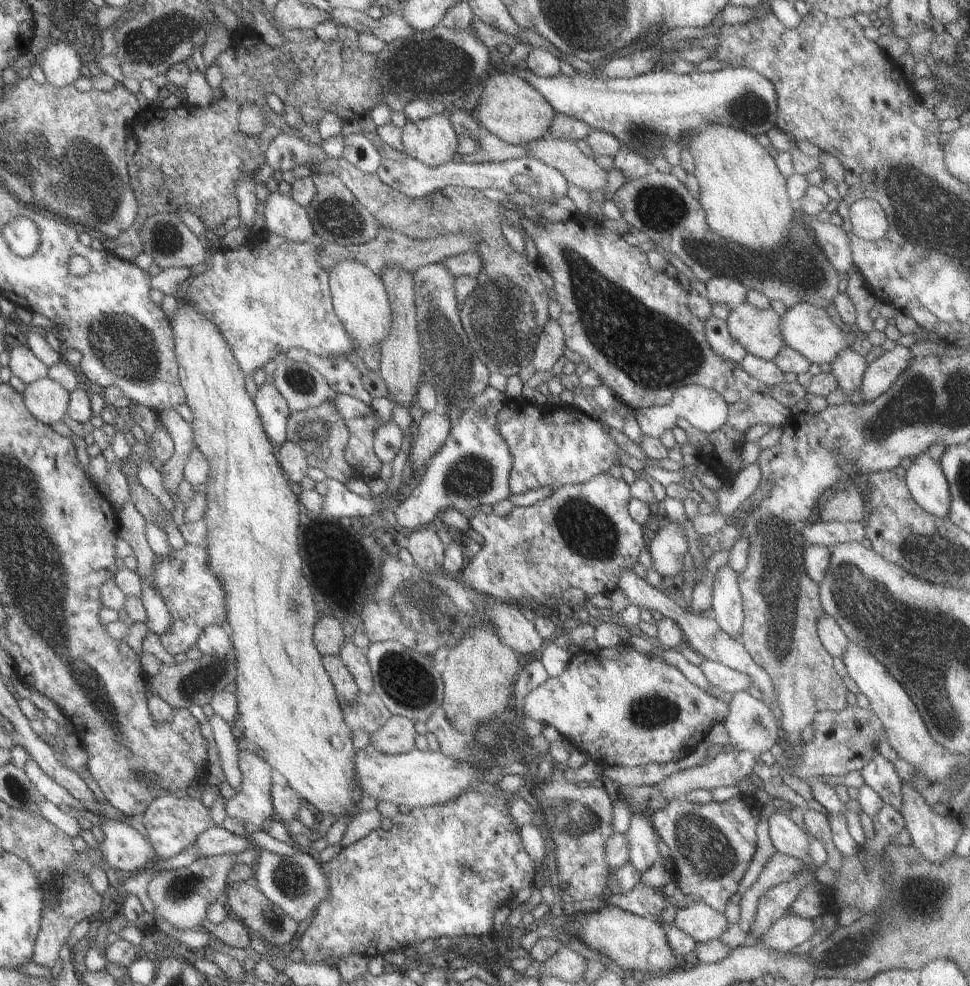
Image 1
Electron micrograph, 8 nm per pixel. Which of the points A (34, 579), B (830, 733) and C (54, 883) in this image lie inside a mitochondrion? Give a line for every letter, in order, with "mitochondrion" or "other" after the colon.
A: mitochondrion
B: other
C: mitochondrion

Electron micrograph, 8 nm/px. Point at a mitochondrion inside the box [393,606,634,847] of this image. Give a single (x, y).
(570, 817)

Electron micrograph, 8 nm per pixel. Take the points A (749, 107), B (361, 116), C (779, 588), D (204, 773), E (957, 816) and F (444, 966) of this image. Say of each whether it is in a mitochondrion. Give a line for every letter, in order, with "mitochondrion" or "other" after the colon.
A: mitochondrion
B: other
C: mitochondrion
D: other
E: other
F: other

